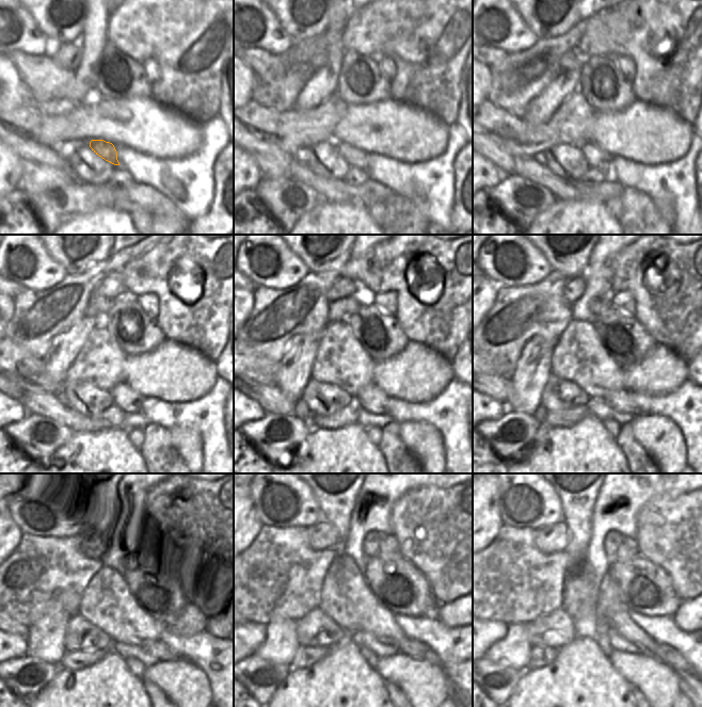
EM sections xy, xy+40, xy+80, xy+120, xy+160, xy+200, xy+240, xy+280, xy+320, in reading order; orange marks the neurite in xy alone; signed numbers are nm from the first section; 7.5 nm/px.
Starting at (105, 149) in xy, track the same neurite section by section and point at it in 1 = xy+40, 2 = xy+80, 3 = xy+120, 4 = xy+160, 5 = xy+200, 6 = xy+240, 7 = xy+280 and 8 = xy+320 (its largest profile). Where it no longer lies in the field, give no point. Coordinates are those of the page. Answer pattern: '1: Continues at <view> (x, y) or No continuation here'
1: Continues at xy+40 (356, 158)
2: Continues at xy+80 (596, 158)
3: Continues at xy+120 (124, 397)
4: Continues at xy+160 (370, 398)
5: Continues at xy+200 (621, 401)
6: Continues at xy+240 (159, 649)
7: Continues at xy+280 (409, 646)
8: Continues at xy+320 (664, 653)

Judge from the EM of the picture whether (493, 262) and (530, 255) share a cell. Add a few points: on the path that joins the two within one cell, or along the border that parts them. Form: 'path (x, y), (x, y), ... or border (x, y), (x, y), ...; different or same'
path (501, 275), (519, 278), (525, 268); same

